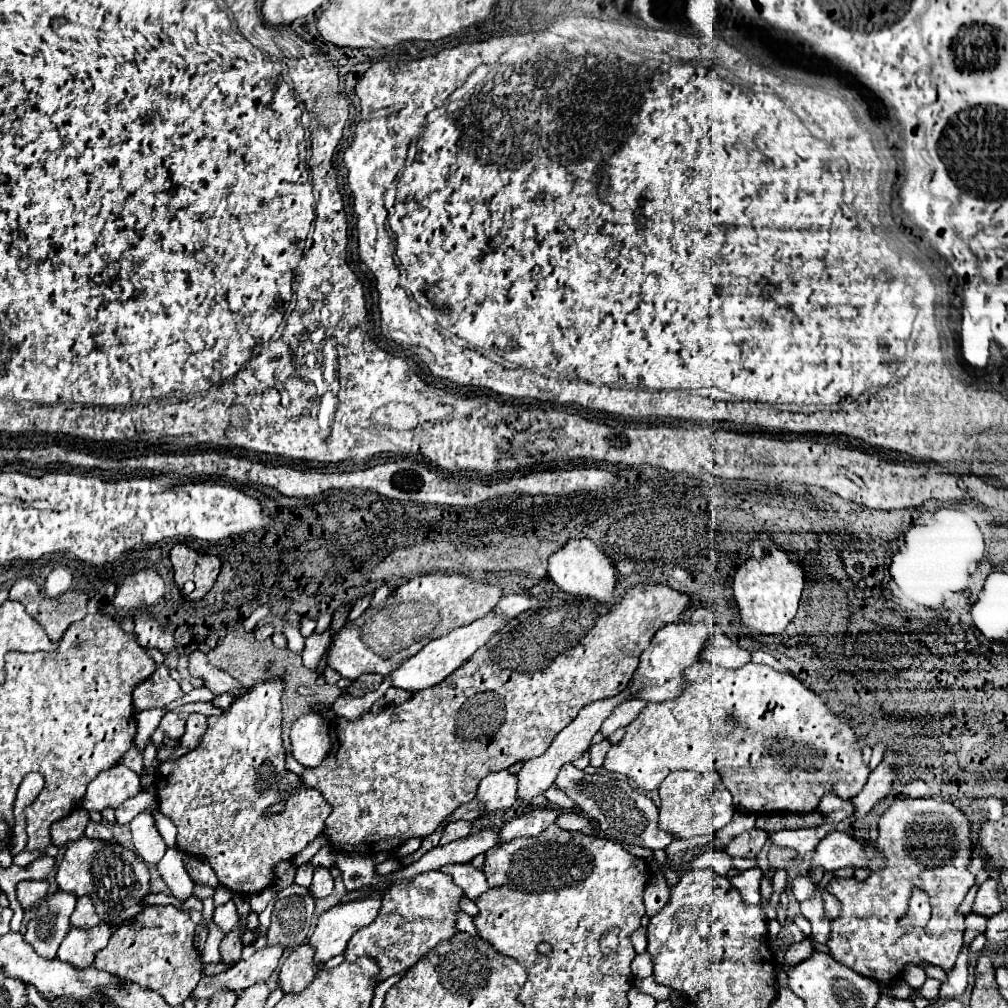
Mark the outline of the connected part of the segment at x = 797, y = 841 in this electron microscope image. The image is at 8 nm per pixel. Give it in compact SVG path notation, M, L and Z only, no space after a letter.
M824 822L817 829L795 829L795 831L777 831L771 833L771 841L777 847L789 847L795 849L801 857L805 857L817 843L821 841L829 832L836 829L837 823Z

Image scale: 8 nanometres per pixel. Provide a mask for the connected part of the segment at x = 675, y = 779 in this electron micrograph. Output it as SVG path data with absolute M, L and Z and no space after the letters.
M675 771L659 785L661 809L659 809L659 829L673 833L675 837L693 835L713 835L725 827L735 813L729 791L723 787L717 771L695 773L695 771Z

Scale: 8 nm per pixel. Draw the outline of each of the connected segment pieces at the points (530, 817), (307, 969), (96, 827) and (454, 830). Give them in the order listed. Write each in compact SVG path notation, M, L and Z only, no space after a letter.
M533 809L529 813L523 813L503 827L501 843L511 841L511 837L535 837L537 833L545 831L551 823L555 823L557 817L557 809Z
M307 943L295 947L279 971L279 983L283 985L283 991L301 991L307 985L307 981L313 979L319 967L321 963L313 963L313 949Z
M89 821L89 823L87 823L87 835L89 835L89 837L95 837L95 839L103 839L103 841L115 843L113 833L109 831L107 823L95 823L95 821Z
M455 821L455 823L449 823L445 829L443 829L443 835L441 835L441 845L447 845L451 841L457 841L461 837L467 837L471 833L471 823L469 821Z

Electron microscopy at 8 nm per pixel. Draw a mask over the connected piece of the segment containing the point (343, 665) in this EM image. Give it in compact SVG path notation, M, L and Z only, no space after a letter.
M355 619L333 635L327 665L351 681L363 673L379 673L385 677L407 657L419 653L423 645L425 643L413 643L413 647L409 647L409 651L401 651L401 655L377 655L377 651L369 651L369 647L361 643L361 623Z

